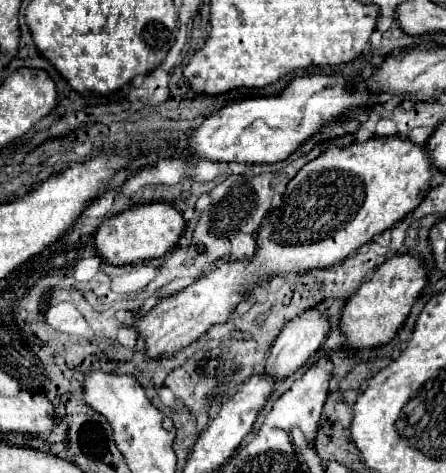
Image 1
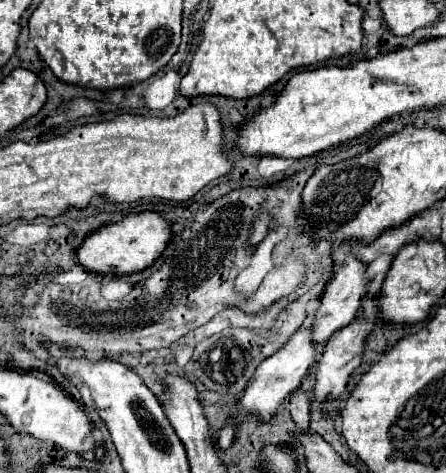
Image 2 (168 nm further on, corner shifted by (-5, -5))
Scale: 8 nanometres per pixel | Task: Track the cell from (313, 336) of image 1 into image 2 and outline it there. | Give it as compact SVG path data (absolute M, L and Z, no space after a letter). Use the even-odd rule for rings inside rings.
M347 257L345 265L335 273L333 281L325 287L325 293L321 297L319 309L313 317L313 323L309 327L311 335L313 335L313 345L323 345L329 341L329 337L333 337L333 333L341 331L345 325L349 325L355 319L355 311L359 309L361 297L367 291L367 283L365 283L365 265L361 265L355 257Z

